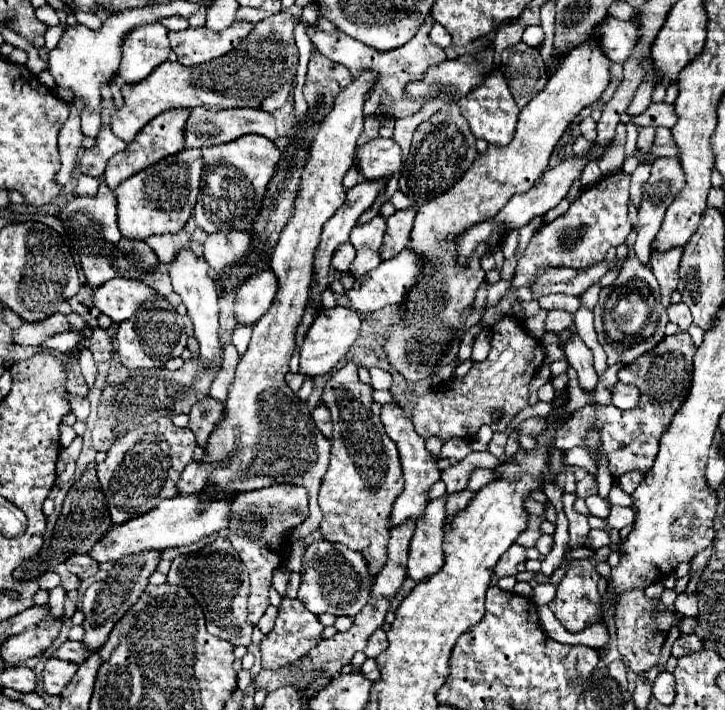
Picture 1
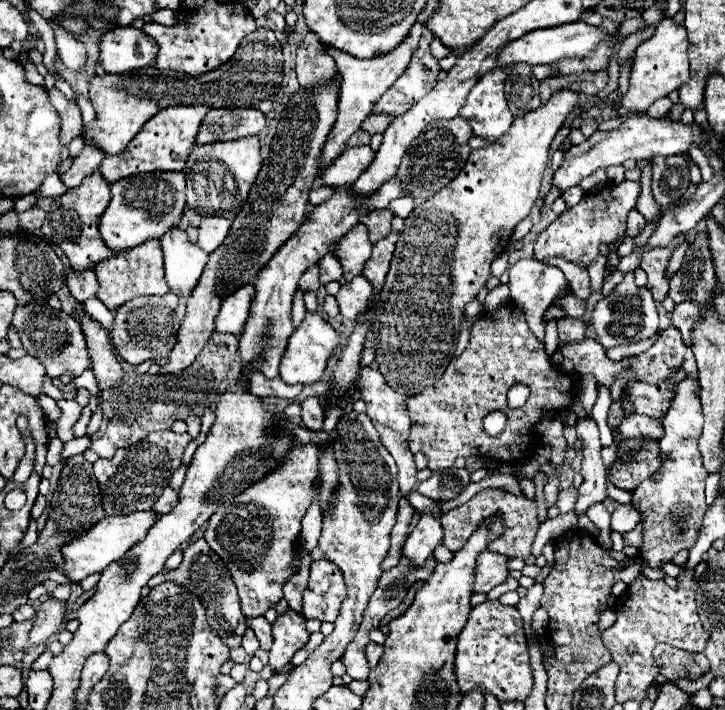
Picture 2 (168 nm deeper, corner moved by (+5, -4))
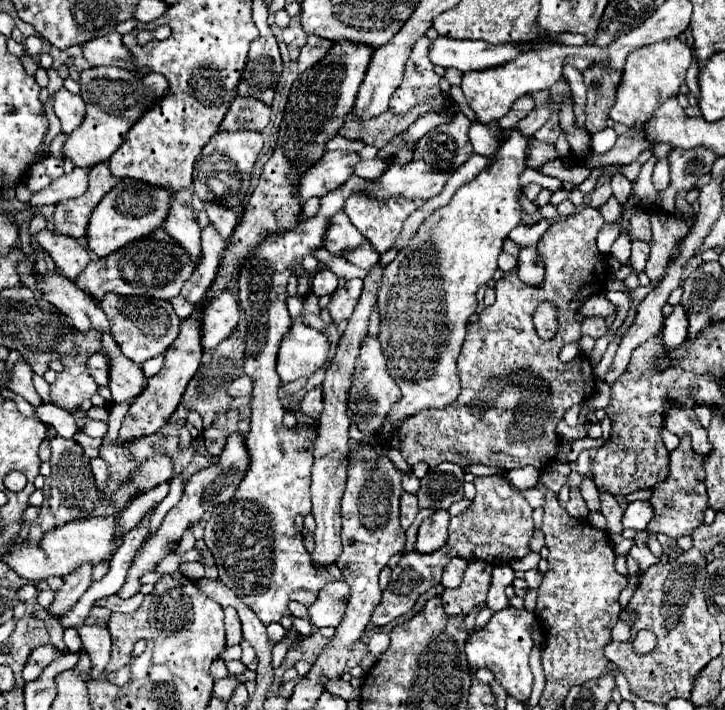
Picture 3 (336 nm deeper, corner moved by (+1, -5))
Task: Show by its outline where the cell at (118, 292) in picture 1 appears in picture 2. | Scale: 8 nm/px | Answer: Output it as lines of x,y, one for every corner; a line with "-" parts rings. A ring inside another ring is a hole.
72,271
72,273
68,273
66,285
68,285
72,297
80,303
94,297
98,293
98,287
100,287
94,271
84,271
84,275
74,275
74,271

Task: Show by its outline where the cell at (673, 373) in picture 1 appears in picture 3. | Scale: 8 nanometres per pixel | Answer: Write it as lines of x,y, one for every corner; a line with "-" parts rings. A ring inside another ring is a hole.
676,304
672,314
664,320
664,330
662,330
662,340
668,344
668,348
678,348
688,336
688,318
684,312
682,304

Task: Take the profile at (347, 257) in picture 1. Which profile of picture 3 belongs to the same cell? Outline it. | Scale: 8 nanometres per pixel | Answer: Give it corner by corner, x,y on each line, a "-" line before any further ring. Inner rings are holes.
330,270
318,272
312,280
312,294
316,294
320,298
320,296
326,296
326,294
332,294
336,290
336,286
338,286
336,274
332,274

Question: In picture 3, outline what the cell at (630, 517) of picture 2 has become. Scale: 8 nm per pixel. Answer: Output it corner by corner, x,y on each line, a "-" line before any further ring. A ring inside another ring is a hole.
636,500
630,502
626,512
624,512
624,528
632,528
632,530
646,530
648,522
654,516
654,508
648,500

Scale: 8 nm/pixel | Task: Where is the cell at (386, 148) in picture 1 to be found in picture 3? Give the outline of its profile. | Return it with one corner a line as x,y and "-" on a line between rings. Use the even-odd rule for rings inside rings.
324,152
322,158
312,164
298,180
300,200
308,200
312,196
326,196
344,180
354,174
354,164
358,162
358,154
350,152

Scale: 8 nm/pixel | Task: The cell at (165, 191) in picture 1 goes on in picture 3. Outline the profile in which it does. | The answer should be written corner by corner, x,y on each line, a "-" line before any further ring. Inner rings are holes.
120,180
92,210
88,228
86,228
86,240
88,250
92,250
98,258
104,258
118,248
126,246
132,240
138,240
140,236
146,236
148,232
156,230
156,226
162,226
168,216
168,204
170,204
170,192
164,188
156,188
152,184
140,182
140,180

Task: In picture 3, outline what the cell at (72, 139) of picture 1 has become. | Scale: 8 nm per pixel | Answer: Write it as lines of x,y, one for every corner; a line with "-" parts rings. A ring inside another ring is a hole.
62,88
54,96
54,112
62,122
62,132
70,134
76,126
82,124
86,106
84,106
80,96
76,96
76,94
68,92
66,88

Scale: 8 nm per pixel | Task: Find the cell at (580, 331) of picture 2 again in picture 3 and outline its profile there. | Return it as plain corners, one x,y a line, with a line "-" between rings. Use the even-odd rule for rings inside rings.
592,316
592,318
586,318
582,322
582,332
592,336
592,338
600,338
608,332
608,326
606,326
606,320
602,316

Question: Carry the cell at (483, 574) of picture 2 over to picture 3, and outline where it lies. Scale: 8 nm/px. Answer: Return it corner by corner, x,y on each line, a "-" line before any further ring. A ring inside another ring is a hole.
472,560
466,568
464,580
456,590
444,590
442,606
448,616
466,616
474,606
486,600
490,588
492,566
480,560

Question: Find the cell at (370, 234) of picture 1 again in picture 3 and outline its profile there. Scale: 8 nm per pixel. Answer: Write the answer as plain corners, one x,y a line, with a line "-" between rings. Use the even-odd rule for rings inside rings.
342,210
330,218
328,228
324,232
324,248
334,256
338,256
344,248
354,248
364,240
366,238
356,232
356,228
350,224
348,216

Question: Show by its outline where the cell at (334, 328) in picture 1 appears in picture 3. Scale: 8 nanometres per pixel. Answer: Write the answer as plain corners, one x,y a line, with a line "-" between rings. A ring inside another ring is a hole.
300,296
288,298
292,328
288,336
284,336
276,360
276,372
284,384
302,376
312,376
318,368
324,366
330,350
330,344
322,332
300,324
302,302
304,300
300,300

